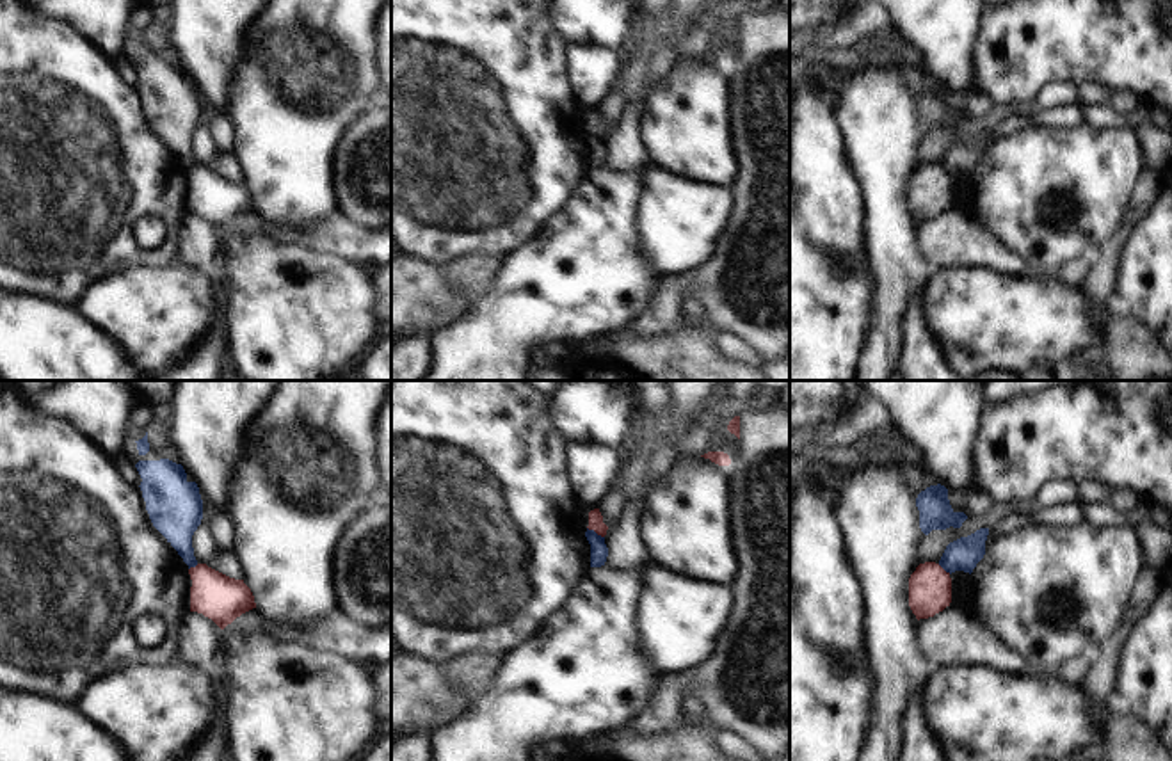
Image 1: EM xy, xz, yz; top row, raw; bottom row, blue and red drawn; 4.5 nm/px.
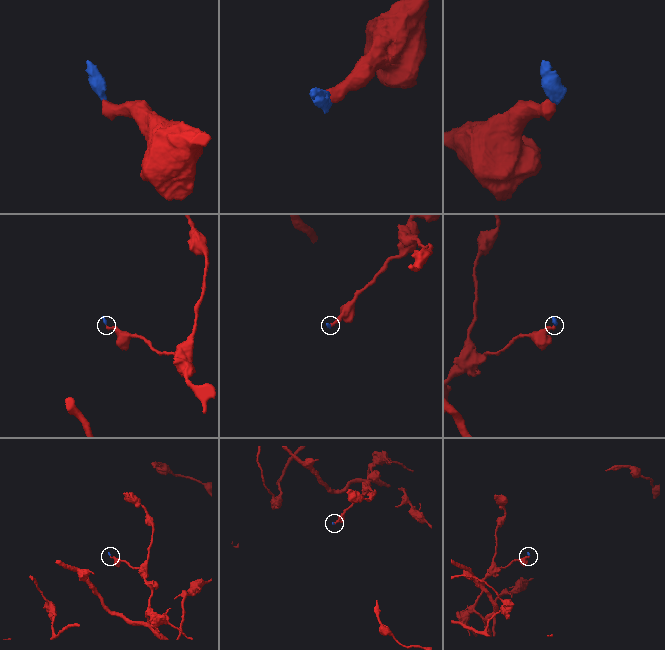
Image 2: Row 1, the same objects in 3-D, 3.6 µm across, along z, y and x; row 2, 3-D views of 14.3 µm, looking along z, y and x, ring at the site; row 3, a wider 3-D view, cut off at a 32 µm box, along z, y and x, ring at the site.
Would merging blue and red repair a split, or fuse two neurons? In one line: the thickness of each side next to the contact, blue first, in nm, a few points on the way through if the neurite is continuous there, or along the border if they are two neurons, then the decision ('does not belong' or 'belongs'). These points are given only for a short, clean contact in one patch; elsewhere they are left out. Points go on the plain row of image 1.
80/70 nm | along xz (587, 128), (603, 139) | does not belong

